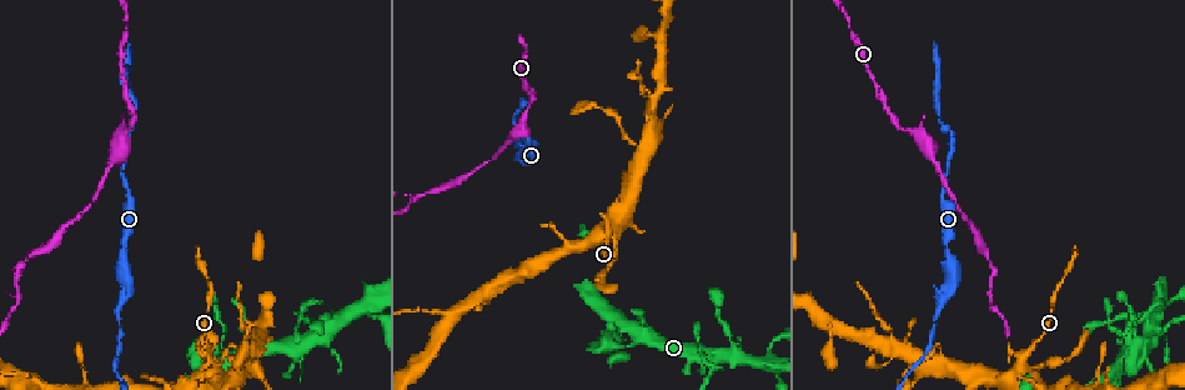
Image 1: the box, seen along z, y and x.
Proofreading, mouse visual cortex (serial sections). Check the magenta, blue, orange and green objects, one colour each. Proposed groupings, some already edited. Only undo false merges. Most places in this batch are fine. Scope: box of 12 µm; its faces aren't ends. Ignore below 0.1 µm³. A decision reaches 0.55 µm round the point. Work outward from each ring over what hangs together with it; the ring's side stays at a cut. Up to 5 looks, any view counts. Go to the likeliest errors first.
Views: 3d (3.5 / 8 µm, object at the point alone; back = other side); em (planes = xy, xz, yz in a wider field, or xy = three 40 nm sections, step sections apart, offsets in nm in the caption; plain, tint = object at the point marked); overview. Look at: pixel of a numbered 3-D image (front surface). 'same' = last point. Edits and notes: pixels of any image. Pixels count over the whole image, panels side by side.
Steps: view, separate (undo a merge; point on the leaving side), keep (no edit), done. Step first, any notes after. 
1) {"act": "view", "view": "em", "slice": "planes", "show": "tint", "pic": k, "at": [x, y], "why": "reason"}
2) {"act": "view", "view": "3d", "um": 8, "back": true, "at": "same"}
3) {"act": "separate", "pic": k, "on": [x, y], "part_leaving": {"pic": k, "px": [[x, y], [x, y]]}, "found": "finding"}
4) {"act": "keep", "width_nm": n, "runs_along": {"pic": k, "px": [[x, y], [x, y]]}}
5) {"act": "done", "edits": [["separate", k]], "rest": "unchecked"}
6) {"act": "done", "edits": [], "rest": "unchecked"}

{"act": "view", "view": "3d", "um": 3.5, "pic": 1, "at": [19, 299], "why": "thin neck"}

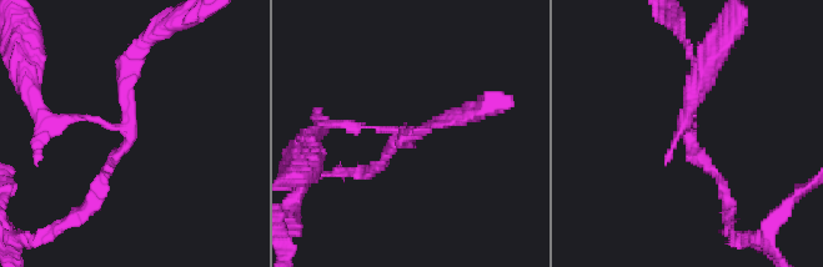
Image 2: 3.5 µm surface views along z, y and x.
{"act": "view", "view": "em", "slice": "planes", "show": "tint", "pic": 2, "at": [128, 123], "arms": 3, "arm_widths_nm": [100, 150, 150]}

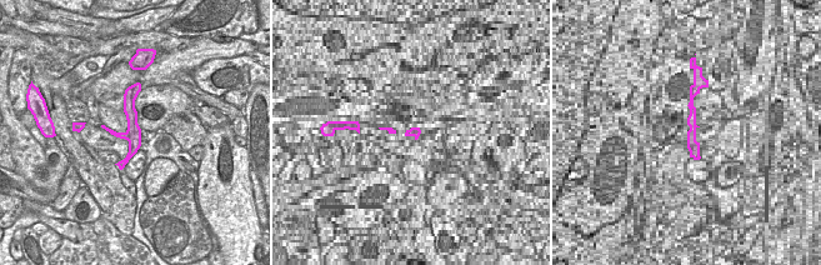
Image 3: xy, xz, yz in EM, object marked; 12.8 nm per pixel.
{"act": "separate", "pic": 2, "on": [356, 127], "part_leaving": {"pic": 2, "px": [[397, 131], [352, 127], [347, 121]]}, "found": "a second cell is stuck on"}

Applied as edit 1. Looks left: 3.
{"act": "view", "view": "overview"}

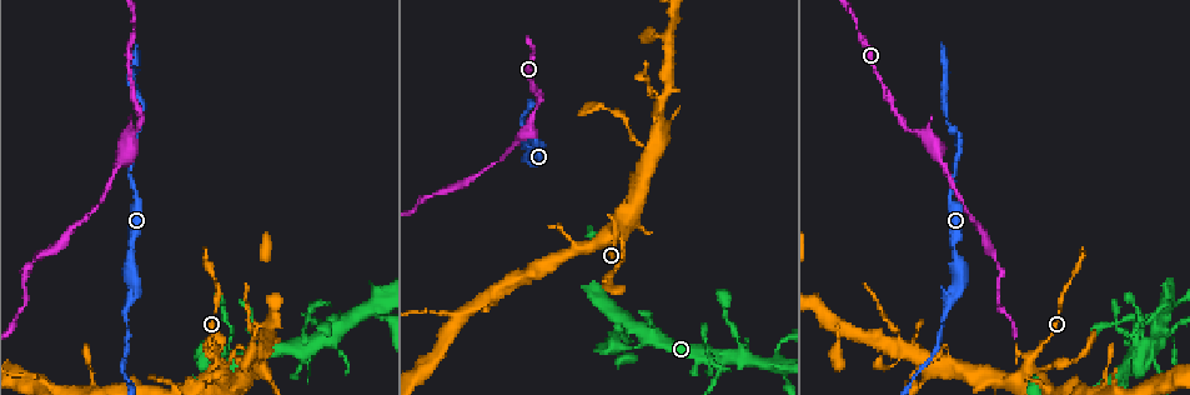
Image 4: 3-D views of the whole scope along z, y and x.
{"act": "view", "view": "3d", "um": 3.5, "pic": 4, "at": [125, 305], "why": "calibre changes"}

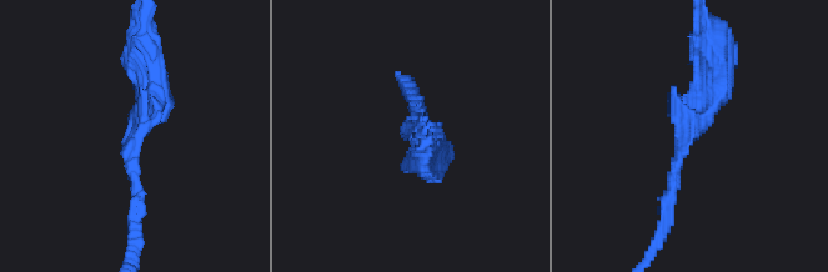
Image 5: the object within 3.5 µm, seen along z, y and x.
{"act": "view", "view": "em", "slice": "xy", "step": 3, "show": "tint", "pic": 5, "at": [686, 135]}

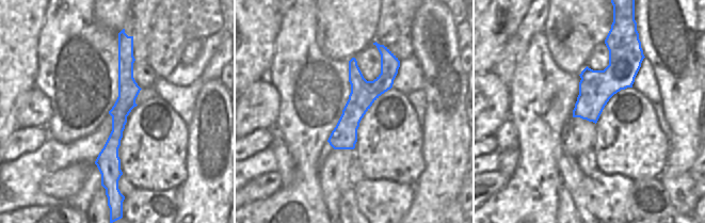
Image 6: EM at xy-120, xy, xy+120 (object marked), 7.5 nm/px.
{"act": "keep", "found": "continuous, no second cell"}

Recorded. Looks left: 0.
{"act": "done", "edits": [["separate", 2]], "rest": "unchecked"}

